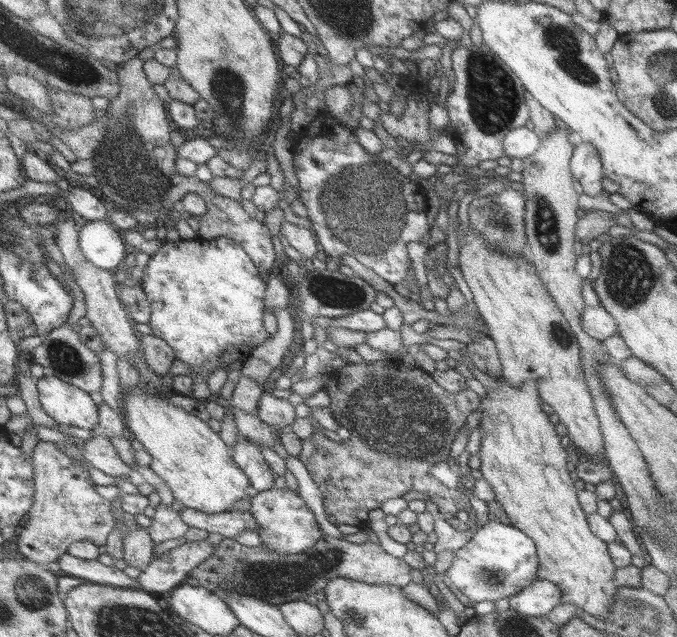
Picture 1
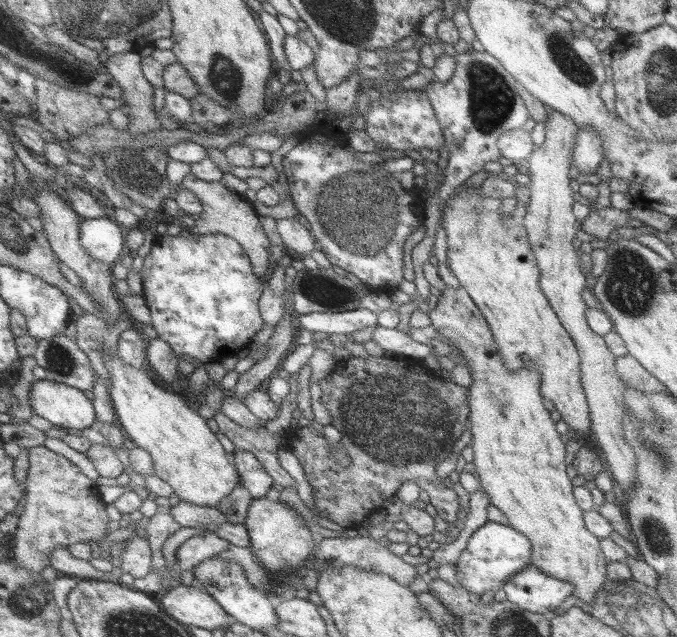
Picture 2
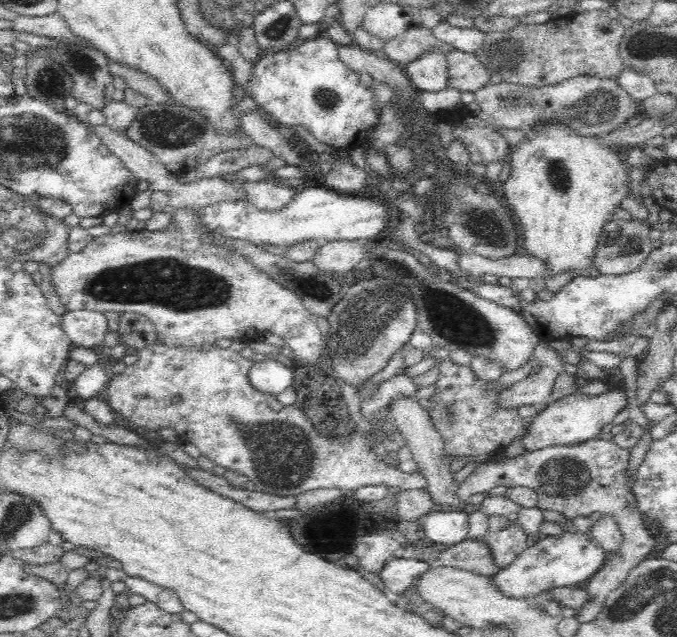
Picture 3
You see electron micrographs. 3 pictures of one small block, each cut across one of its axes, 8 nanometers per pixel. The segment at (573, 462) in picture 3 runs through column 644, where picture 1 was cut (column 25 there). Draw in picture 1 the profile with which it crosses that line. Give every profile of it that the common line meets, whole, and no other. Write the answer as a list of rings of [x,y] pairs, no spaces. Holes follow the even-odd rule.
[[[39,441],[37,443],[32,454],[32,461],[34,462],[36,476],[35,504],[29,512],[27,523],[22,525],[24,528],[17,533],[18,551],[24,556],[24,559],[46,566],[68,554],[69,548],[74,542],[92,540],[99,546],[106,545],[110,534],[116,529],[112,502],[95,492],[95,484],[91,474],[89,474],[89,469],[65,451],[59,450],[54,442],[49,441]]]

